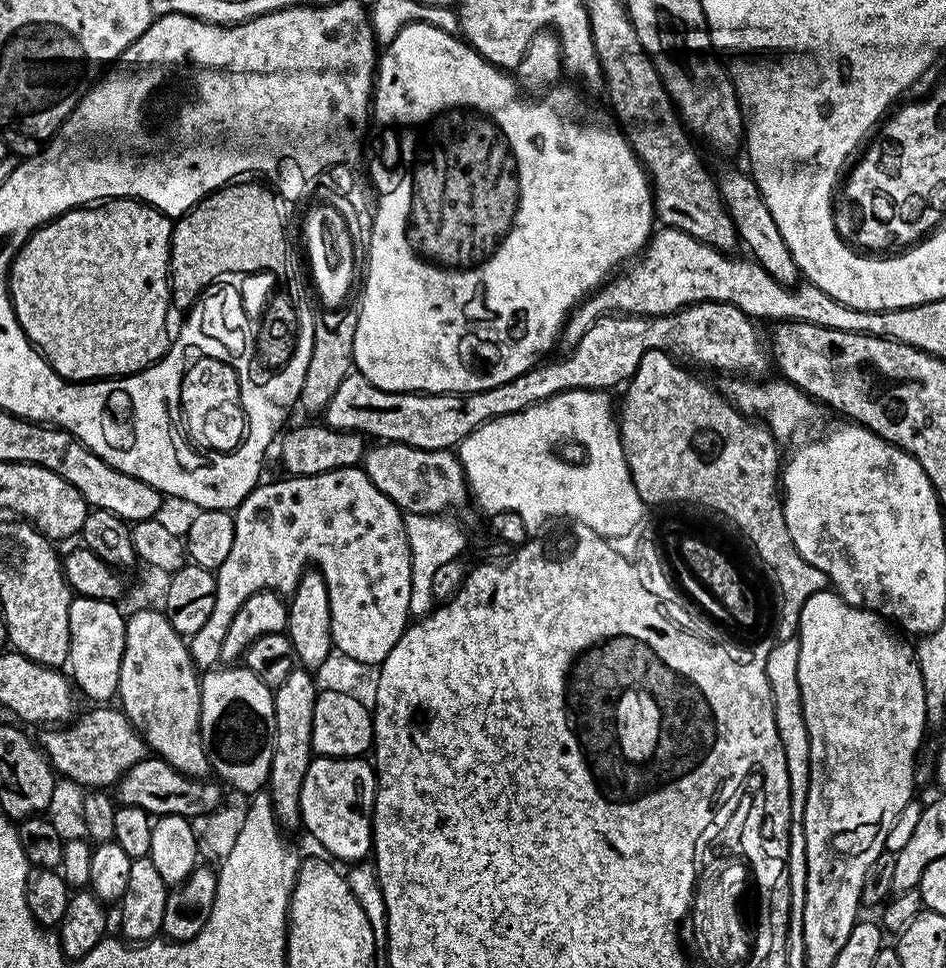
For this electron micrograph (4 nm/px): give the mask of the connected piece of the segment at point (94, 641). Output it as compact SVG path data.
M76 596L70 602L70 654L67 667L72 668L70 679L77 689L80 688L89 696L92 702L108 702L119 693L118 678L122 670L122 650L126 646L125 613L120 613L119 603L98 598Z

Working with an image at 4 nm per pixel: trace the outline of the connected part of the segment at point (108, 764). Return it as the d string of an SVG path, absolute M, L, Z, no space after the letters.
M96 706L93 712L88 712L85 716L77 715L74 722L67 726L56 726L44 737L39 737L38 743L44 750L44 755L52 763L53 772L59 774L65 780L72 780L84 790L108 790L120 781L138 762L142 762L146 755L146 745L143 738L132 723L126 718L126 714L119 707Z

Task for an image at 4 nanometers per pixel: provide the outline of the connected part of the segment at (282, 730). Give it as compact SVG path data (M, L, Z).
M293 667L286 674L286 682L274 689L272 698L274 706L274 740L273 760L270 762L266 791L270 794L274 814L280 822L281 829L301 827L300 795L302 778L314 758L312 750L312 726L314 720L314 702L318 687L312 681L313 673L303 667Z

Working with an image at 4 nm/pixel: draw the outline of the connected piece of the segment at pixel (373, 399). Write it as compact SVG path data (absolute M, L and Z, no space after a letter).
M708 300L705 304L689 304L688 307L674 312L670 316L609 314L594 321L590 330L586 330L586 334L576 343L576 347L564 354L568 356L562 357L561 360L552 360L549 364L537 363L535 366L527 368L518 378L514 378L502 386L494 386L490 390L481 392L391 392L374 386L374 382L370 382L363 374L353 370L349 376L342 378L342 386L338 386L334 398L330 398L330 402L324 407L322 420L329 428L343 432L358 432L365 438L373 436L372 440L376 442L405 444L424 451L452 450L474 430L478 430L478 426L482 426L494 418L502 418L506 414L525 412L530 406L559 392L569 392L570 390L603 392L616 387L619 389L621 385L631 380L642 354L650 350L662 350L675 354L677 357L689 356L696 364L705 364L708 368L728 372L724 374L763 373L760 371L770 364L770 356L765 345L764 348L760 345L760 336L756 333L755 326L757 327L753 317L738 310L734 305L719 304L713 300Z

